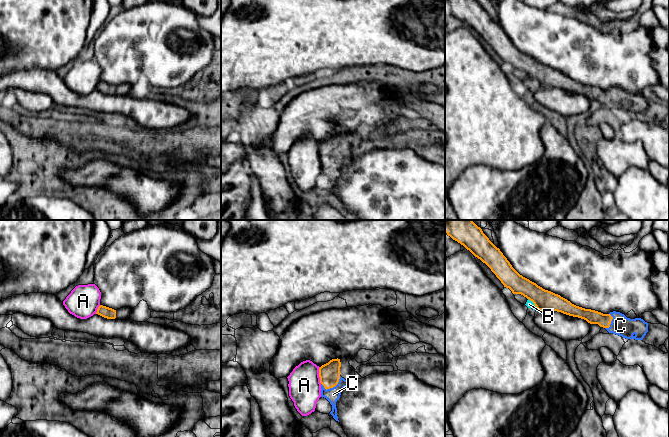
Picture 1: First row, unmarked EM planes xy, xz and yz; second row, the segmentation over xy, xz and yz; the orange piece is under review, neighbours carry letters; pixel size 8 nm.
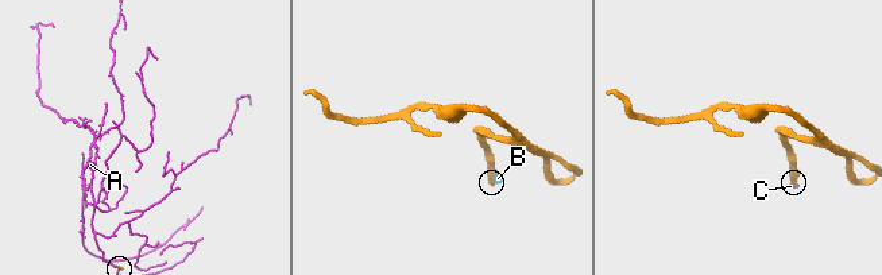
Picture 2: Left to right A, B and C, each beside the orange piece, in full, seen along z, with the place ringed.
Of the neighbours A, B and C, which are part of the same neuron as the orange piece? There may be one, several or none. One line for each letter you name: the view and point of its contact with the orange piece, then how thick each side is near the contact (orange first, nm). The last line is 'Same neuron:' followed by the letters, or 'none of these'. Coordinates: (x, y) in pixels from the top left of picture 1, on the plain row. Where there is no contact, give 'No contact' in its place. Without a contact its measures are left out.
C: Touches orange at xz (332, 163). Thickness 170 nm (orange) against 110 nm
Same neuron: C

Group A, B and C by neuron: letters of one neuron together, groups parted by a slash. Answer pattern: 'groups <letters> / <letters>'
groups A / B / C

